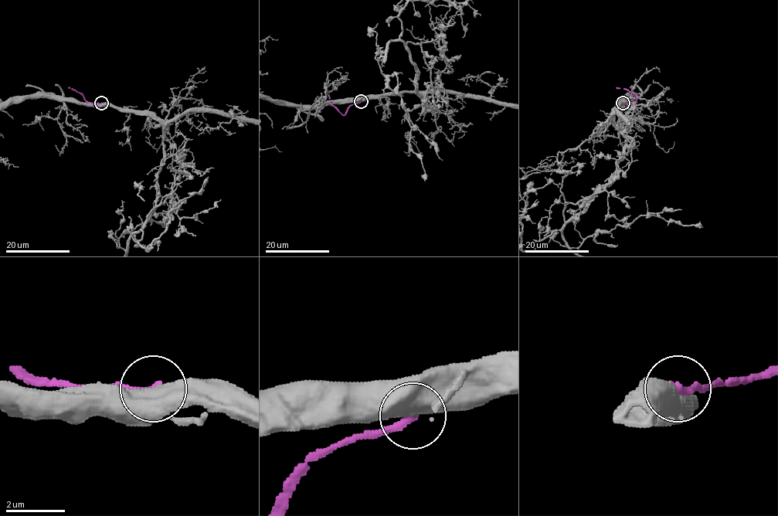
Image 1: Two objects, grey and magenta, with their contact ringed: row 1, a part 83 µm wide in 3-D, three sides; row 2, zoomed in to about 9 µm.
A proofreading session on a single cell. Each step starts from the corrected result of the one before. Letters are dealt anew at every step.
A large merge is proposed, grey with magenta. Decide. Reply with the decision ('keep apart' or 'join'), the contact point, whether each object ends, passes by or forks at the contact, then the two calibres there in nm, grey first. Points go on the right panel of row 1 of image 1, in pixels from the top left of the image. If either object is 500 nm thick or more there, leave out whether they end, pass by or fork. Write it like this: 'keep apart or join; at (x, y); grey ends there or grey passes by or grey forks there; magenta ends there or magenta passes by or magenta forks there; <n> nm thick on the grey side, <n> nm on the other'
keep apart; at (623, 103); 750 nm thick on the grey side, 280 nm on the other

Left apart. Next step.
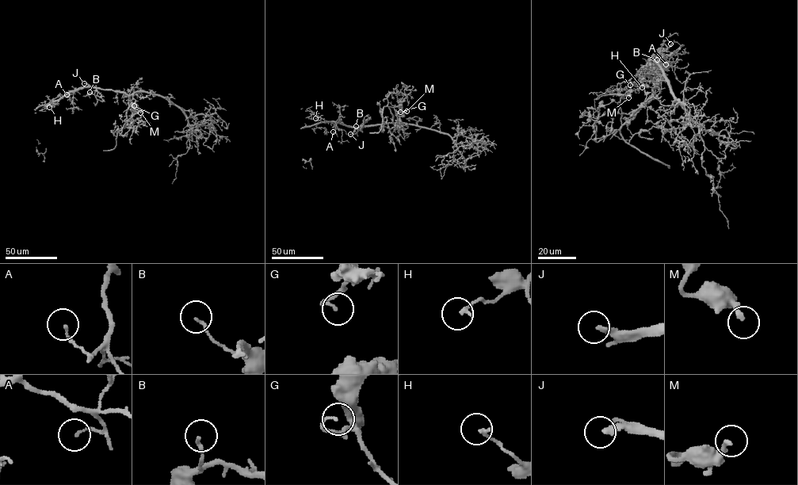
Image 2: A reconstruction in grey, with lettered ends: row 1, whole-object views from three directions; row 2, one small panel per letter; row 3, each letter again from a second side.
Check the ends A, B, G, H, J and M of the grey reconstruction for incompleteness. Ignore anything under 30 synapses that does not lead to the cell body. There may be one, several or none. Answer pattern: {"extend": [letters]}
{"extend": ["G", "J"]}

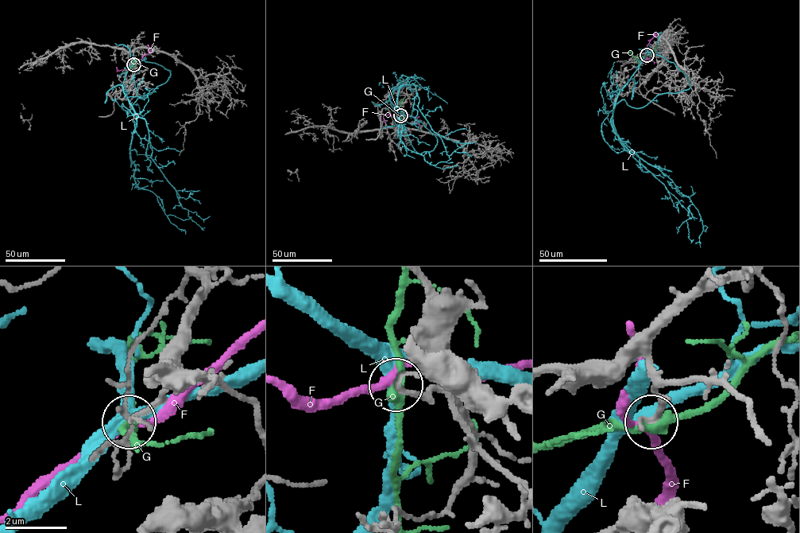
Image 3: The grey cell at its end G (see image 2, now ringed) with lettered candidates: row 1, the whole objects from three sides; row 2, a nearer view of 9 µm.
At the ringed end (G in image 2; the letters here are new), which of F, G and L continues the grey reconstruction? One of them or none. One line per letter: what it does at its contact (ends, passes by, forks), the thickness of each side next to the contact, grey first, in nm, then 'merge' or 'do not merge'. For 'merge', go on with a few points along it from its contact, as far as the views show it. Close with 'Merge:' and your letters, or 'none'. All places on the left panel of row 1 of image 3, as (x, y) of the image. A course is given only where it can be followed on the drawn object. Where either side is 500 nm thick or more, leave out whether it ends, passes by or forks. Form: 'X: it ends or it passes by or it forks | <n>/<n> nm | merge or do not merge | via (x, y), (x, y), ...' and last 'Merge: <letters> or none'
F: it passes by | 200/240 nm | do not merge
G: it passes by | 200/360 nm | do not merge
L: it passes by | 200/360 nm | do not merge
Merge: none

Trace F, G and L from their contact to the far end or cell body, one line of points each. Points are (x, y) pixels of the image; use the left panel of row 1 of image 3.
F: (134, 64), (148, 53), (152, 45)
G: (134, 64), (122, 73)
L: (134, 64), (160, 64), (170, 76), (129, 110), (121, 107), (133, 115), (141, 138), (158, 150), (179, 153)

